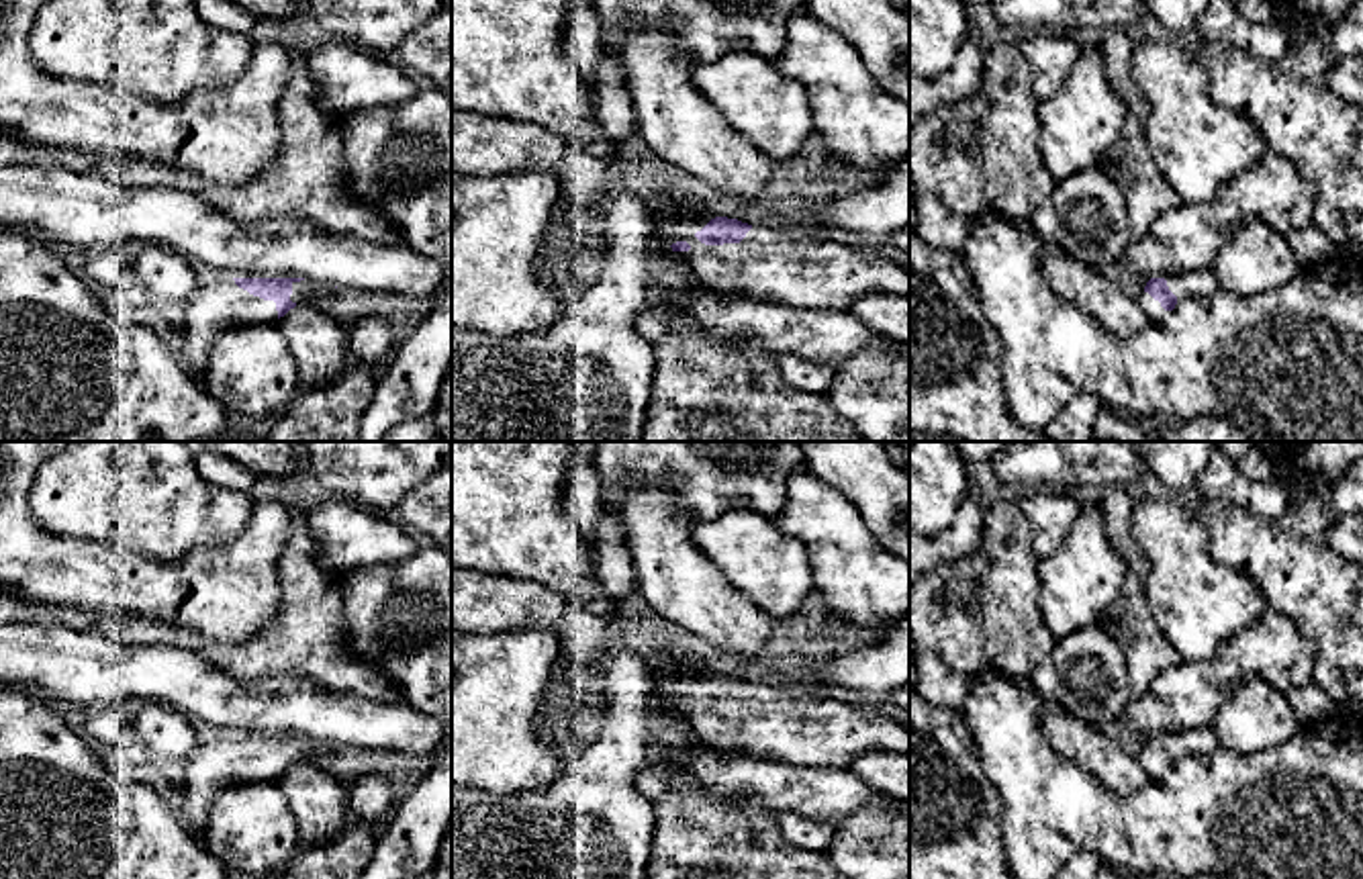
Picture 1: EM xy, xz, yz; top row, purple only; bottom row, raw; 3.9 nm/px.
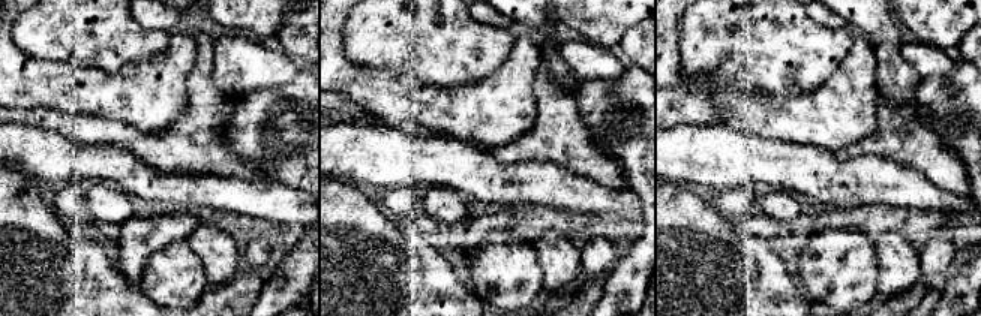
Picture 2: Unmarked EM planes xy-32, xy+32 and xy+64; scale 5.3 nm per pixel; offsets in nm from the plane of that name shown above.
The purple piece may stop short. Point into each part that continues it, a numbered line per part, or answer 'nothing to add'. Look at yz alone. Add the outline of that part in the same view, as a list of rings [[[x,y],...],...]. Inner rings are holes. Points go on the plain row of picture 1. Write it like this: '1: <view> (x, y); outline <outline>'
1: yz (1198, 741); outline [[[1212,728],[1183,732],[1179,736],[1167,738],[1169,748],[1179,754],[1200,754],[1212,752],[1218,748],[1216,736]]]
2: yz (1155, 771); outline [[[1140,750],[1136,754],[1138,765],[1146,773],[1150,781],[1163,781],[1171,769],[1165,769],[1159,758],[1155,758],[1148,750]]]

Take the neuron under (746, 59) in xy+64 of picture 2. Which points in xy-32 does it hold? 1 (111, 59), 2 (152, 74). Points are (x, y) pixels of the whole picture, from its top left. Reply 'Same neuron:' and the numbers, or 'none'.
Same neuron: 1

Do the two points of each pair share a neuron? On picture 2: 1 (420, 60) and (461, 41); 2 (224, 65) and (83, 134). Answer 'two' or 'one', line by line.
1: one
2: two

